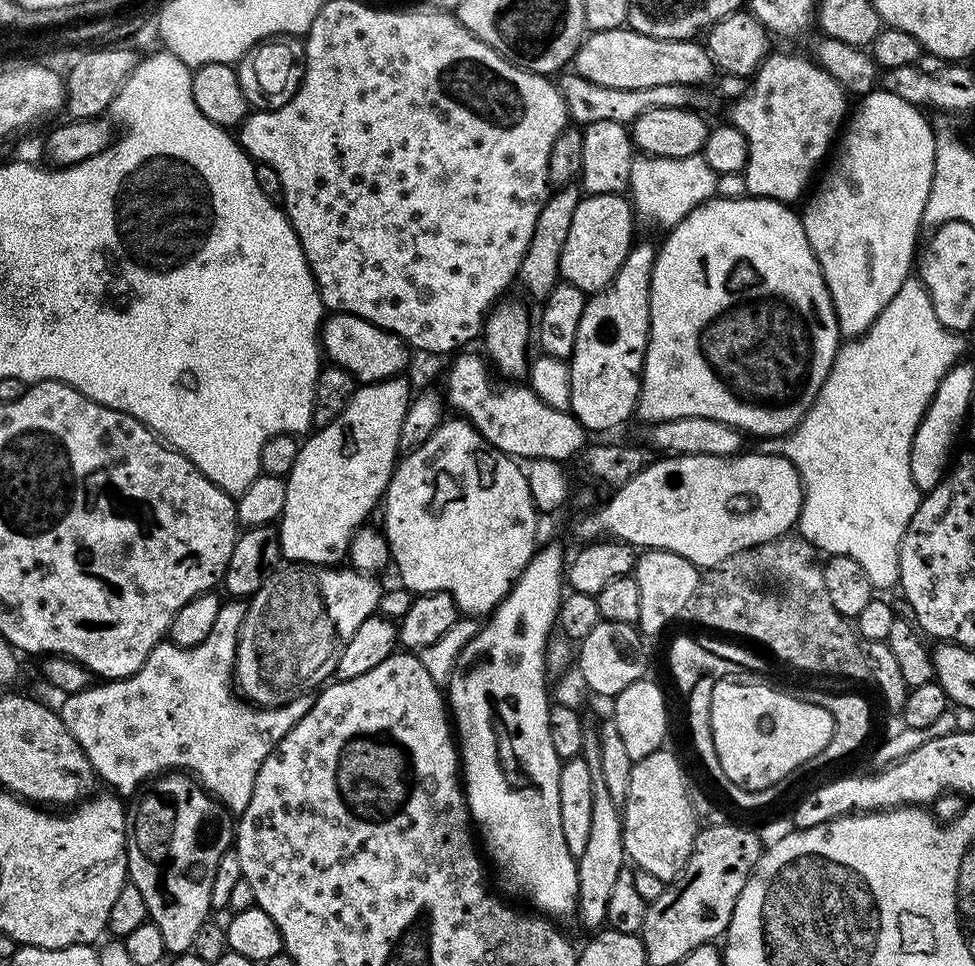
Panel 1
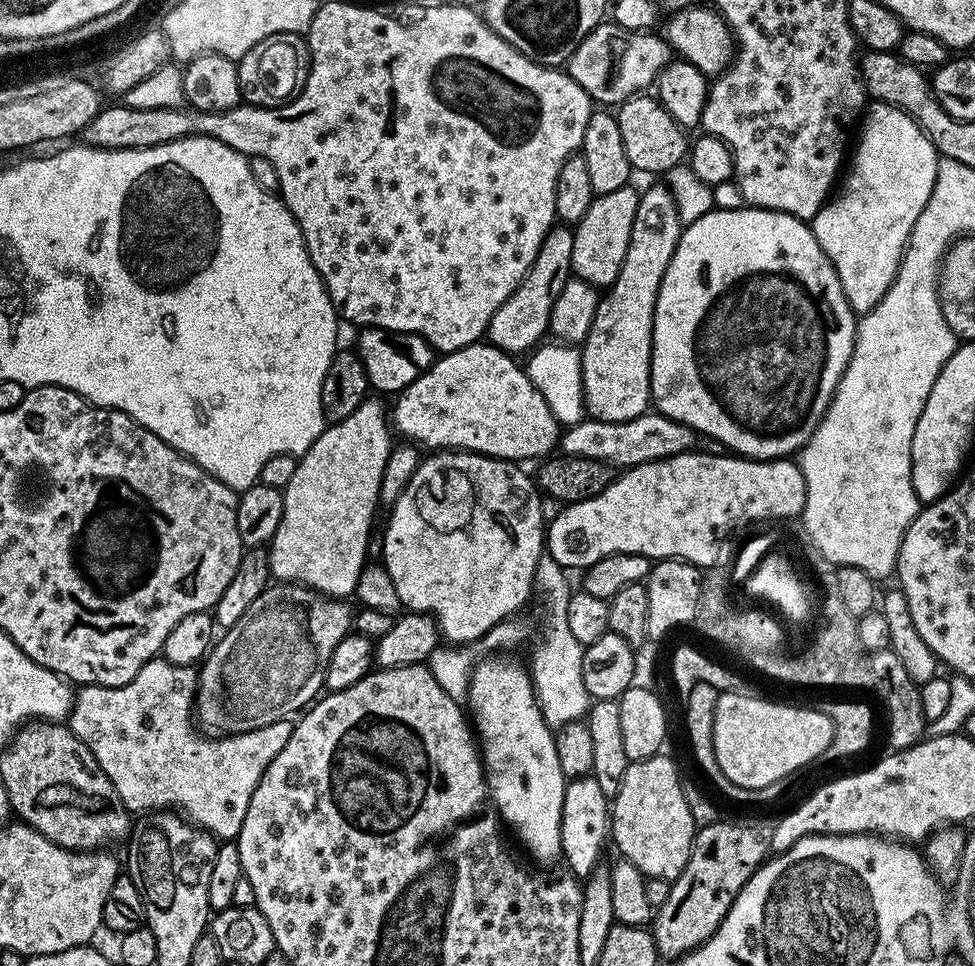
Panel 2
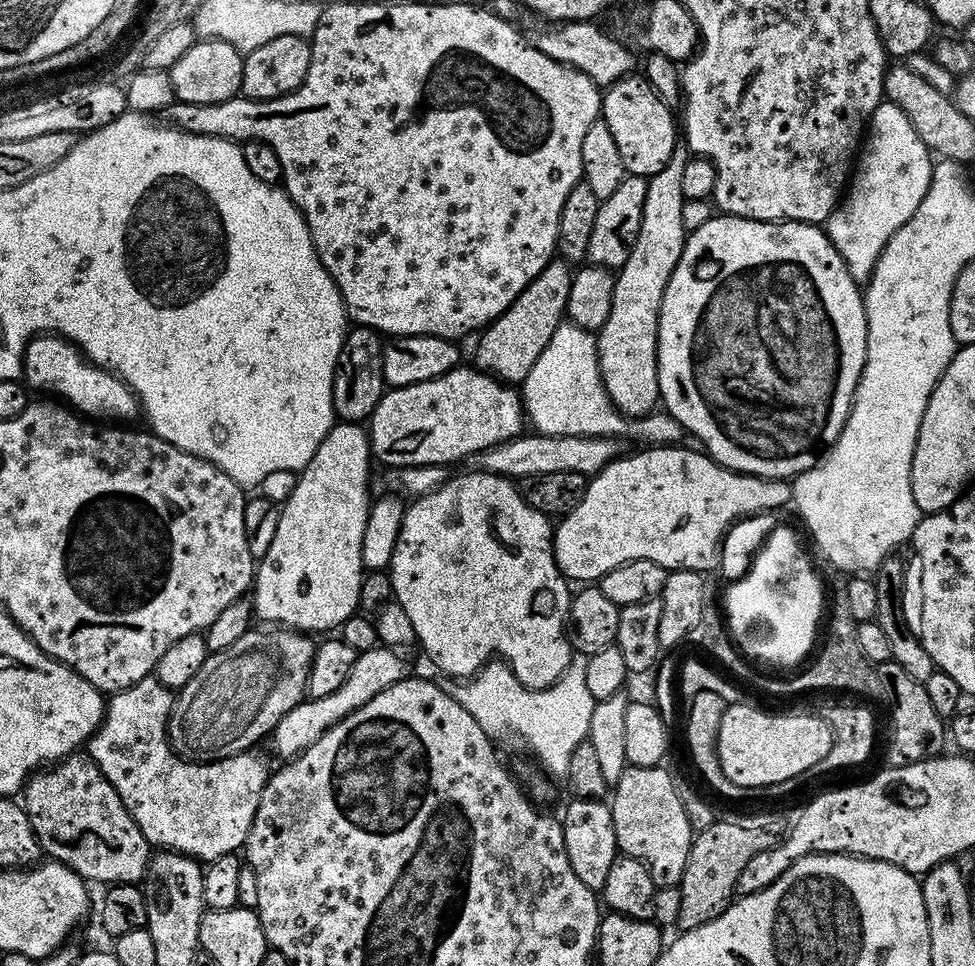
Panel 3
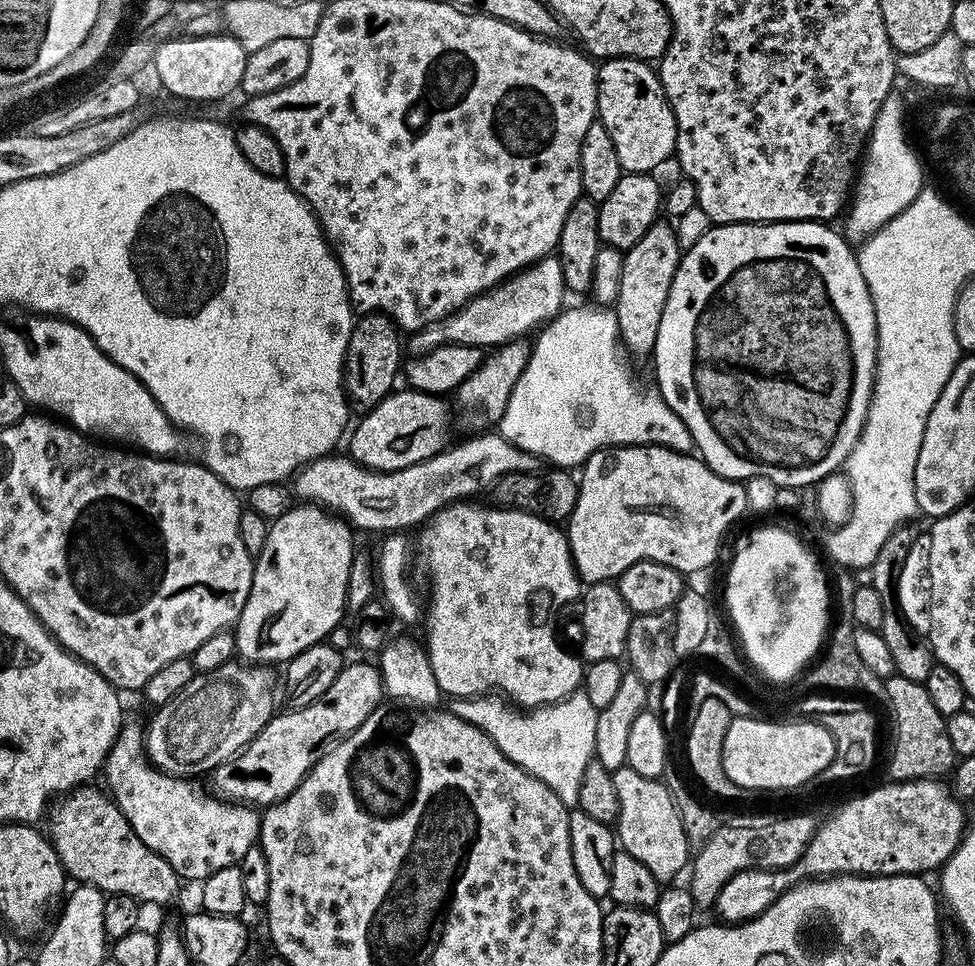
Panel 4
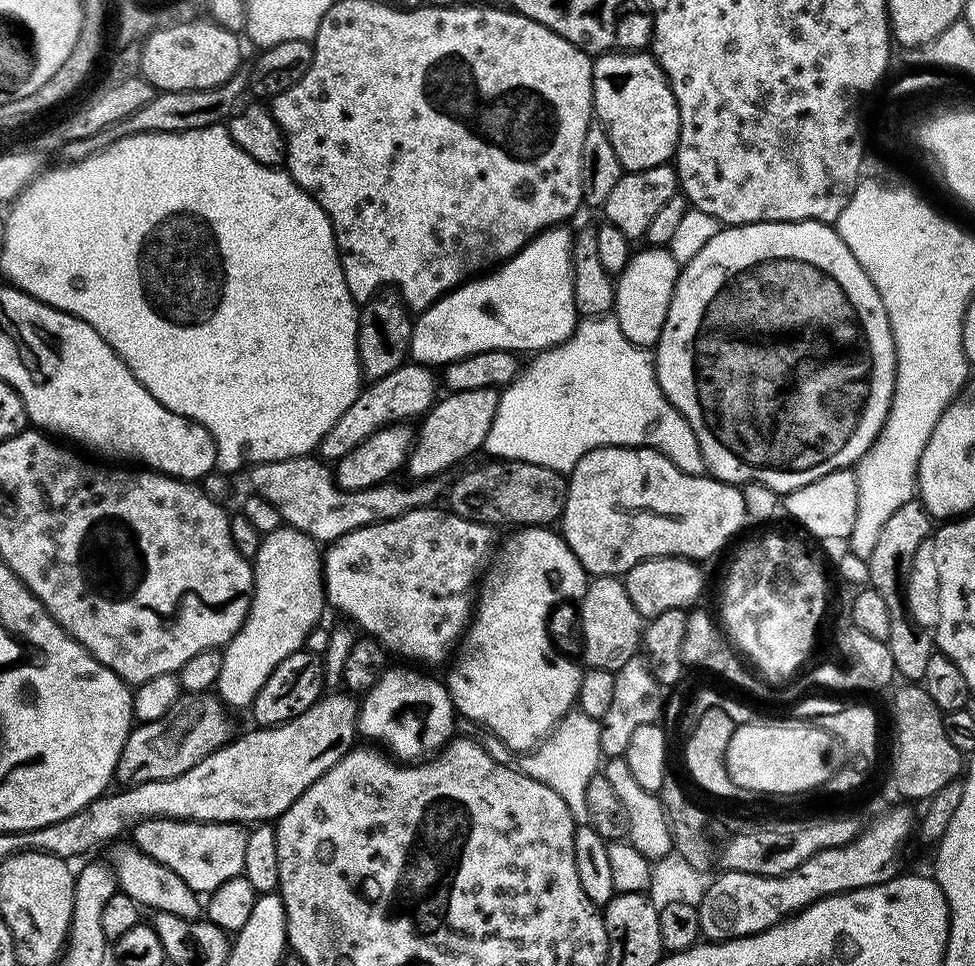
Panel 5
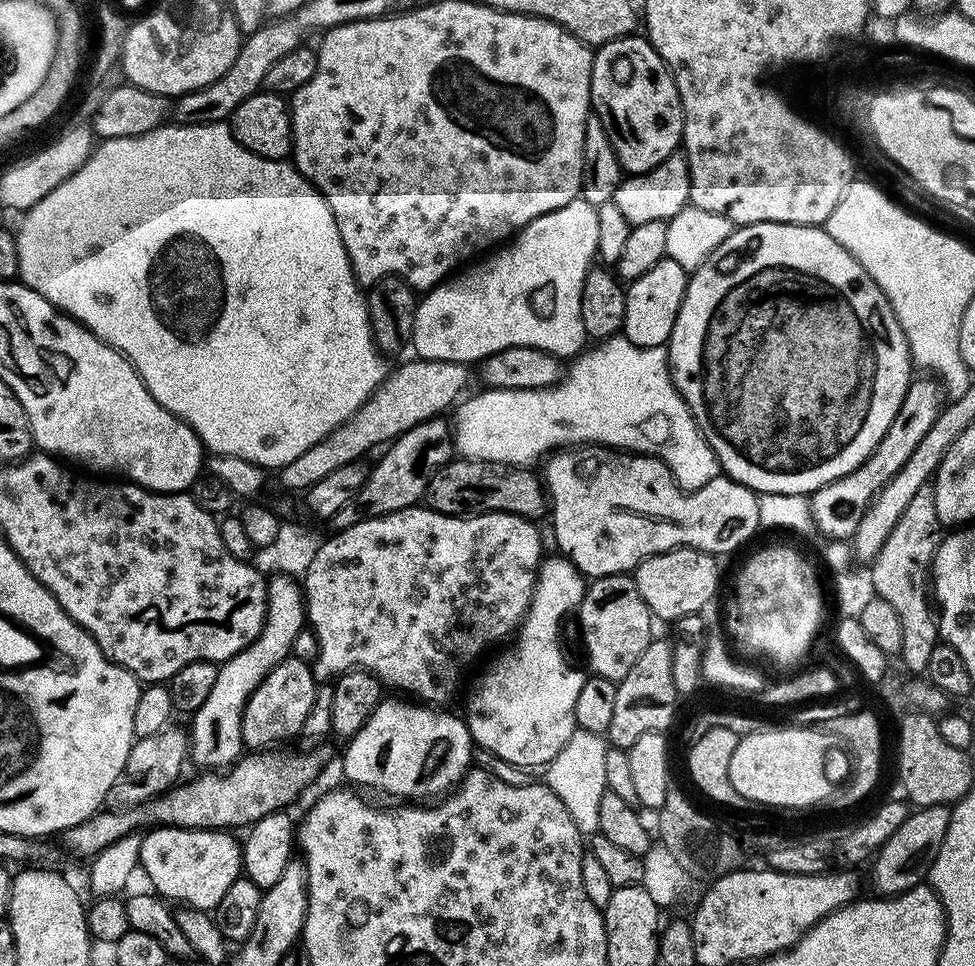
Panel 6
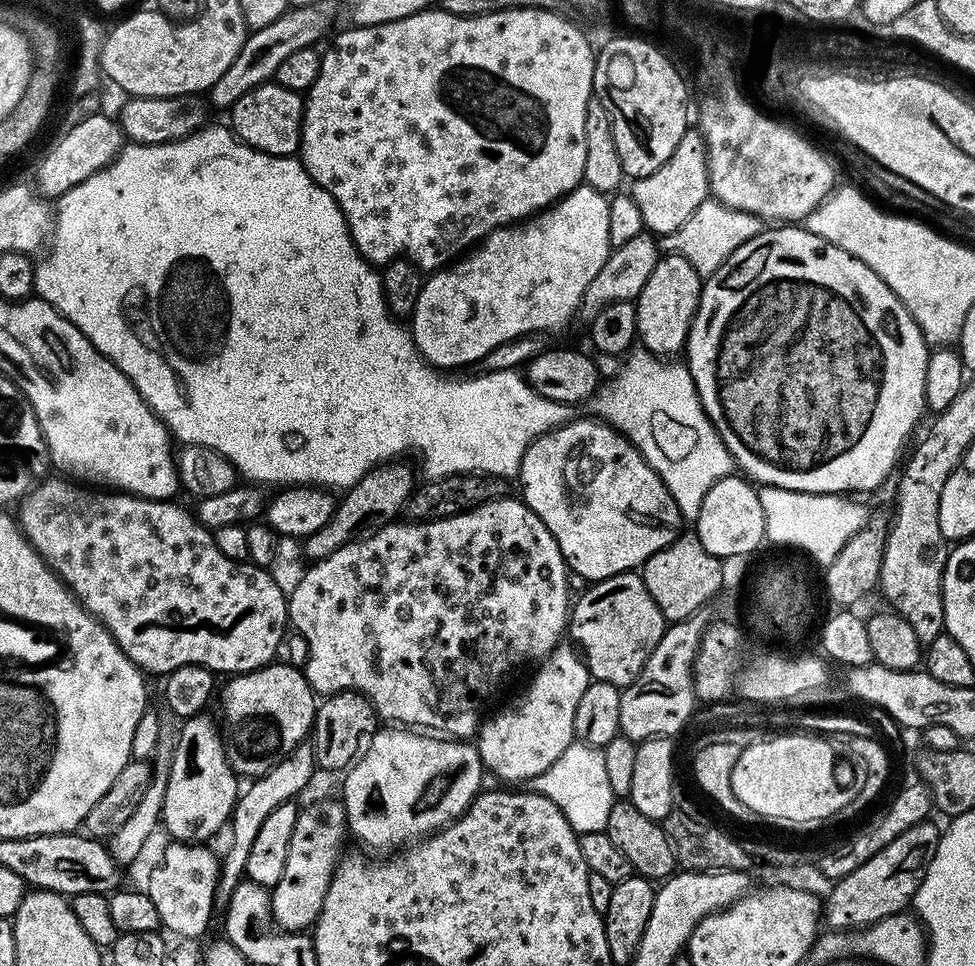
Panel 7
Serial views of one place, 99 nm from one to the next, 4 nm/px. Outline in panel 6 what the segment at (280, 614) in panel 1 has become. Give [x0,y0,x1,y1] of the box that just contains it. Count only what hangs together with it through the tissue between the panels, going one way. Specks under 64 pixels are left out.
[107,726,190,810]

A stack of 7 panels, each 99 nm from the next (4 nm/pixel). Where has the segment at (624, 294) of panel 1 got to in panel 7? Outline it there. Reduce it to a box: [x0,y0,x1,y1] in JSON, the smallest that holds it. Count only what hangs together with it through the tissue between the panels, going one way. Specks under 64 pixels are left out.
[636,254,702,358]

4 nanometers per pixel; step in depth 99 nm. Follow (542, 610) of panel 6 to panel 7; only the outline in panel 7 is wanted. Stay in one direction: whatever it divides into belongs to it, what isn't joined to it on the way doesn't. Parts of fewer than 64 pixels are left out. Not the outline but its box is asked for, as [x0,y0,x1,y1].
[474,651,590,785]

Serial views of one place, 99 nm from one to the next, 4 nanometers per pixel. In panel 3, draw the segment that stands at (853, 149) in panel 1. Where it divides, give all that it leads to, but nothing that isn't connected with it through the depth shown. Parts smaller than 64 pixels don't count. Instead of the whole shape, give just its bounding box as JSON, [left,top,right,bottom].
[826,102,933,282]

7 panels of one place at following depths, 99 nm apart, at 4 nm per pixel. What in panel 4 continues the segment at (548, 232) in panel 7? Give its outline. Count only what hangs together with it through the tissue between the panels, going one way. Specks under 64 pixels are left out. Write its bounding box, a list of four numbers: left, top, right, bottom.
[411,254,566,354]

